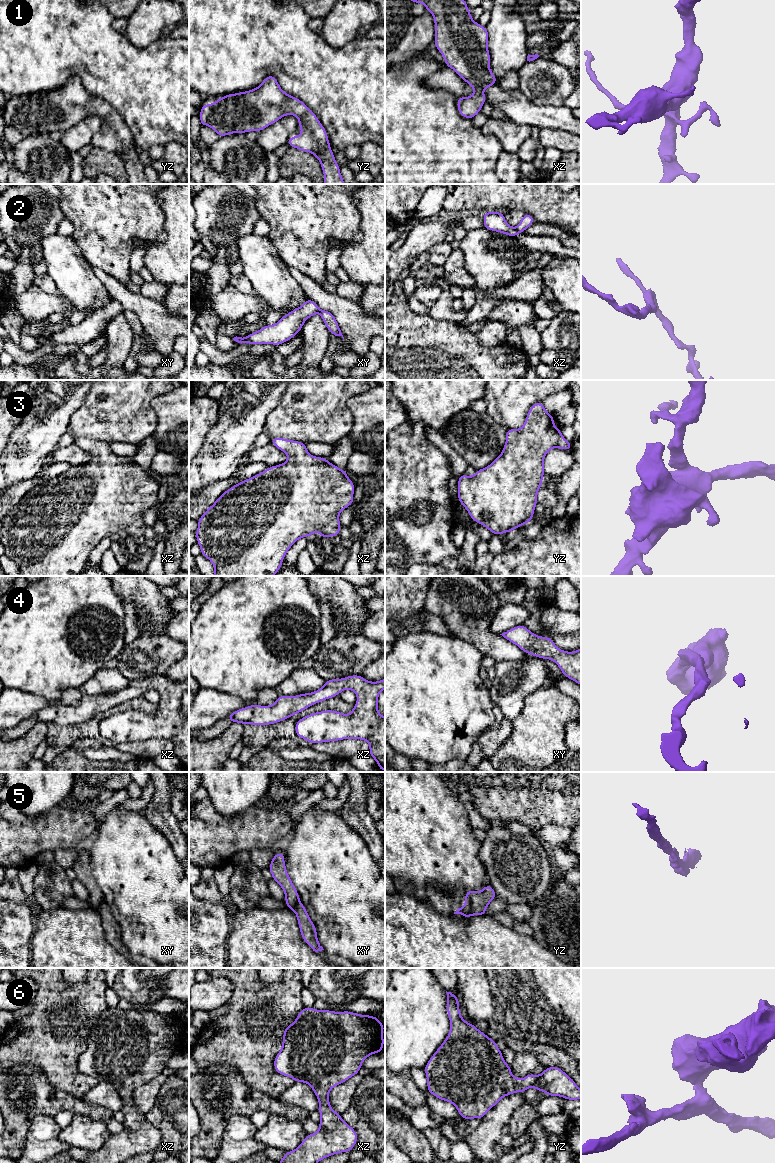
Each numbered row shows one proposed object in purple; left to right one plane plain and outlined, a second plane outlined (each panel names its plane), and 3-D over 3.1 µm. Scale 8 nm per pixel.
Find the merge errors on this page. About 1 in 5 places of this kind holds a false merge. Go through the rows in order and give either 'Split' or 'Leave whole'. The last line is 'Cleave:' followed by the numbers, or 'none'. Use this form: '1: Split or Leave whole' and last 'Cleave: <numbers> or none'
1: Leave whole
2: Split
3: Leave whole
4: Leave whole
5: Split
6: Leave whole
Cleave: 2, 5

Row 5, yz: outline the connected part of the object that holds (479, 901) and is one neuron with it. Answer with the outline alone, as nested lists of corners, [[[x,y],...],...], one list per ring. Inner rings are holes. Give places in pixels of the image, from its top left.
[[[491,885],[484,886],[481,892],[477,892],[476,890],[467,890],[465,895],[470,901],[473,915],[477,916],[486,915],[487,906],[497,897]]]

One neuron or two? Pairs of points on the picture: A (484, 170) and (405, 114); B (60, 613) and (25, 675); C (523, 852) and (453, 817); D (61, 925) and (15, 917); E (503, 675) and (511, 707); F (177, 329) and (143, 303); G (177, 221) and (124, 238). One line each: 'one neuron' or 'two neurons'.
A: one neuron
B: one neuron
C: two neurons
D: two neurons
E: one neuron
F: one neuron
G: two neurons

